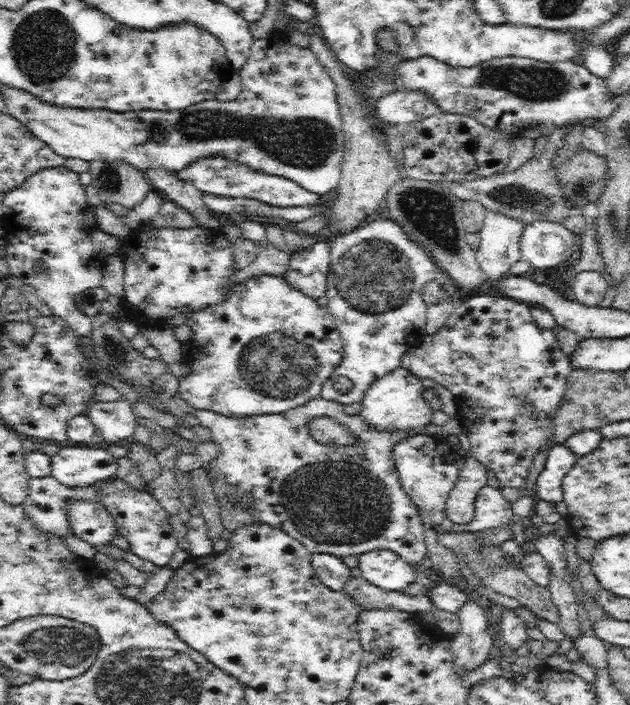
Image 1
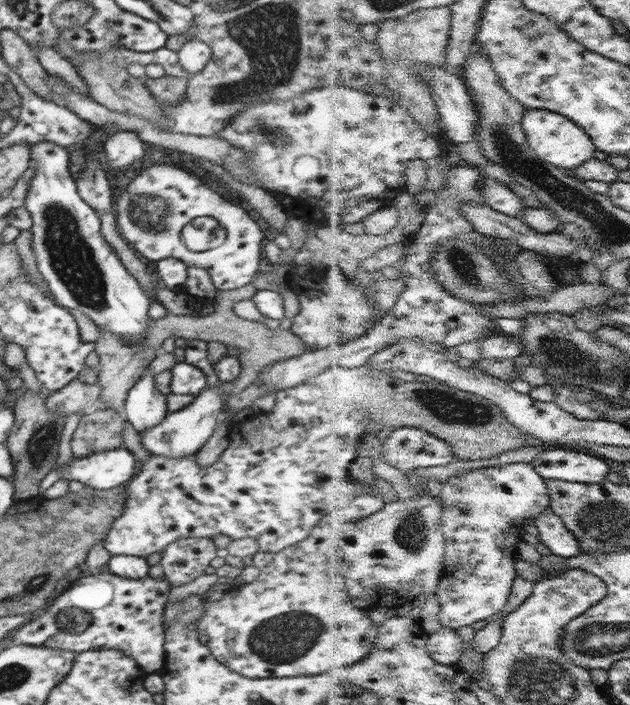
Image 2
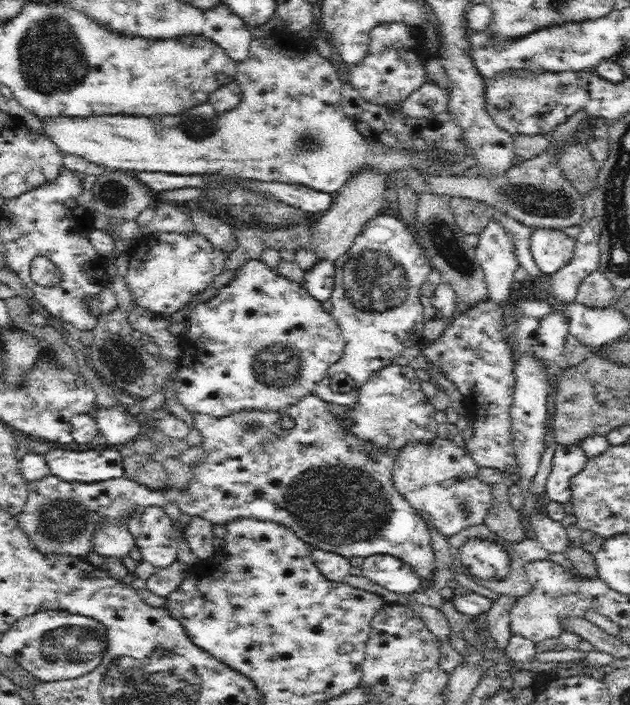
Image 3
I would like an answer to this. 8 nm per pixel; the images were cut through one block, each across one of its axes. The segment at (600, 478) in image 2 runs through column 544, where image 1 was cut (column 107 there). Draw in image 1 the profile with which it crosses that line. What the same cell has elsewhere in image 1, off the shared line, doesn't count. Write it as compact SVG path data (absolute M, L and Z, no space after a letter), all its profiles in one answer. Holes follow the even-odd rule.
M62 448L52 457L51 475L70 488L86 488L116 472L117 459L106 449Z

